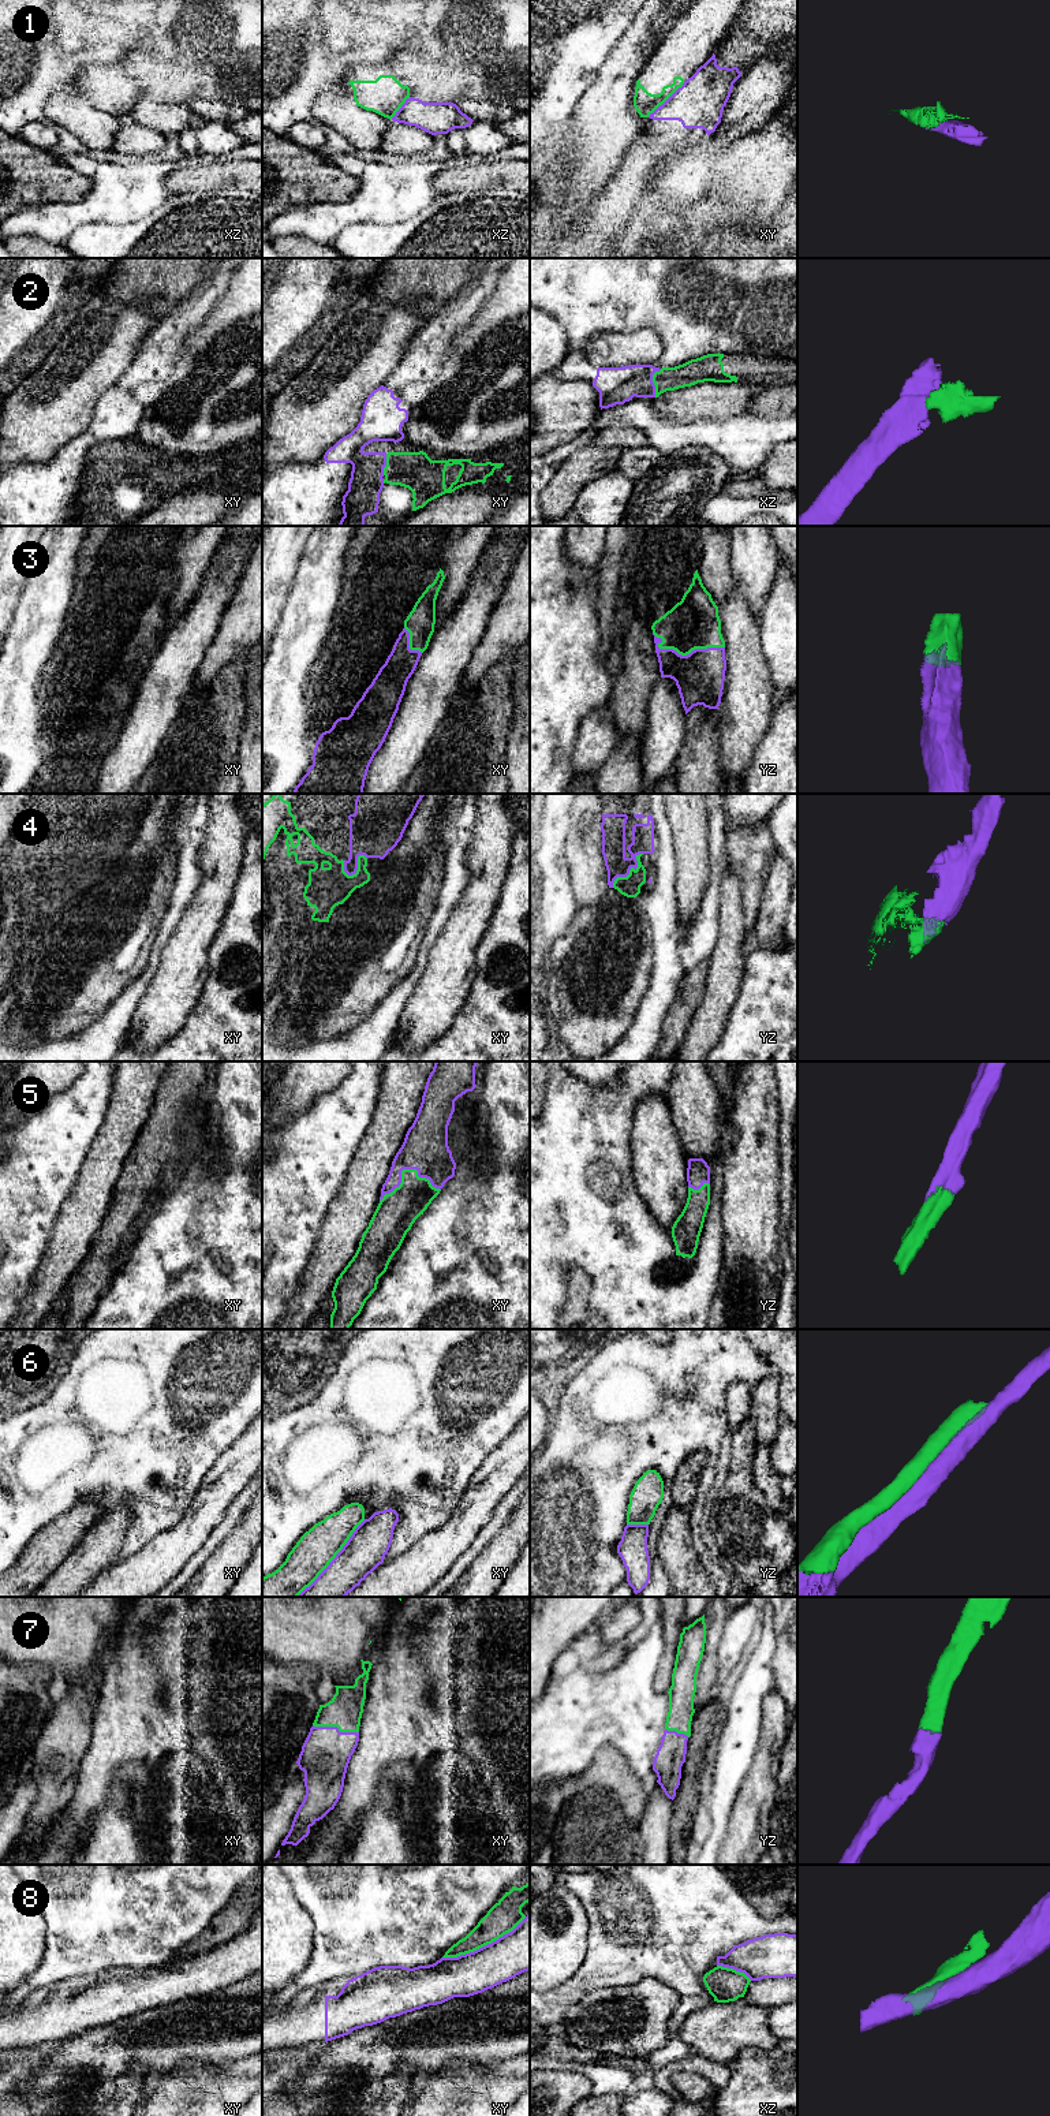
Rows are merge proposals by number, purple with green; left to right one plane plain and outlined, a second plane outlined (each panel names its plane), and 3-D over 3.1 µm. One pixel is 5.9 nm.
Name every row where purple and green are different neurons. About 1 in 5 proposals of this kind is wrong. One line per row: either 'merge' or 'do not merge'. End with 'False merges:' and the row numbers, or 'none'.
1: do not merge
2: merge
3: merge
4: merge
5: merge
6: do not merge
7: merge
8: do not merge
False merges: 1, 6, 8

